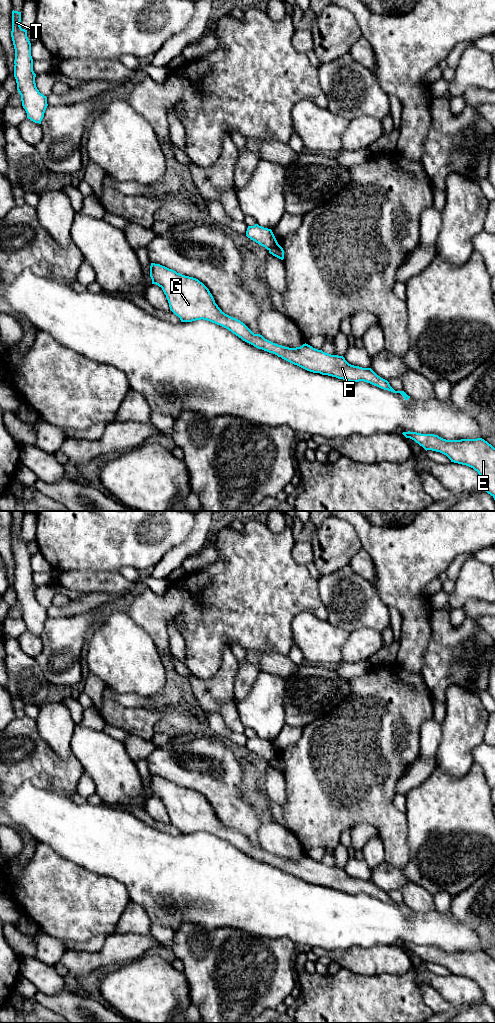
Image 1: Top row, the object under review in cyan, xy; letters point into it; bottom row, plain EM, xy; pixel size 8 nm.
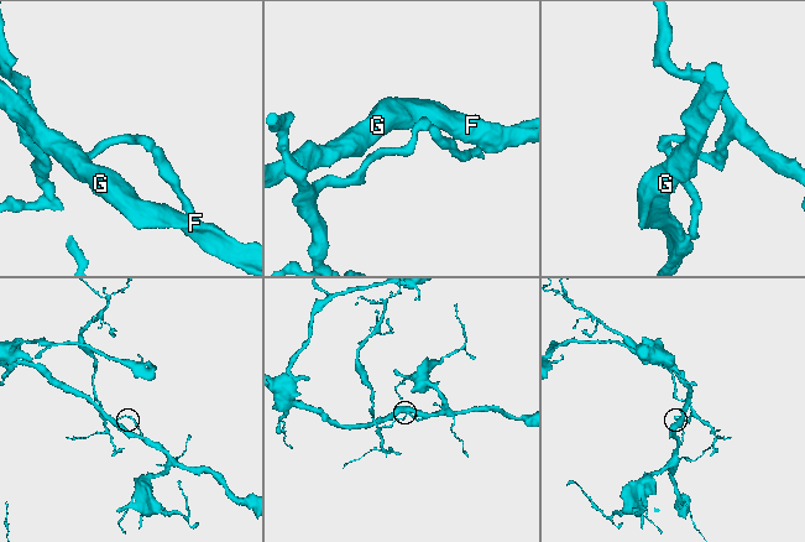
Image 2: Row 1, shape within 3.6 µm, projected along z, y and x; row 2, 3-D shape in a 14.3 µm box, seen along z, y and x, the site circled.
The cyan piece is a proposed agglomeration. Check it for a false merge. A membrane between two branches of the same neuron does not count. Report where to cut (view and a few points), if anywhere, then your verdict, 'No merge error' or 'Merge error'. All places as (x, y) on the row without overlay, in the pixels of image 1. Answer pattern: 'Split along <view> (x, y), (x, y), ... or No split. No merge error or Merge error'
Split along xy (277, 754), (269, 762). Merge error

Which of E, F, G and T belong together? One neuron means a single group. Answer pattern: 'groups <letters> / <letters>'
groups E F G / T

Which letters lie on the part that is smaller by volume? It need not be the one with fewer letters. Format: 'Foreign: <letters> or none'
Foreign: T

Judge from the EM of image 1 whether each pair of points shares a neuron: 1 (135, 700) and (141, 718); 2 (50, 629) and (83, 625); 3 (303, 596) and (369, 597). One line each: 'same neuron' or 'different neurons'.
1: different neurons
2: same neuron
3: different neurons

